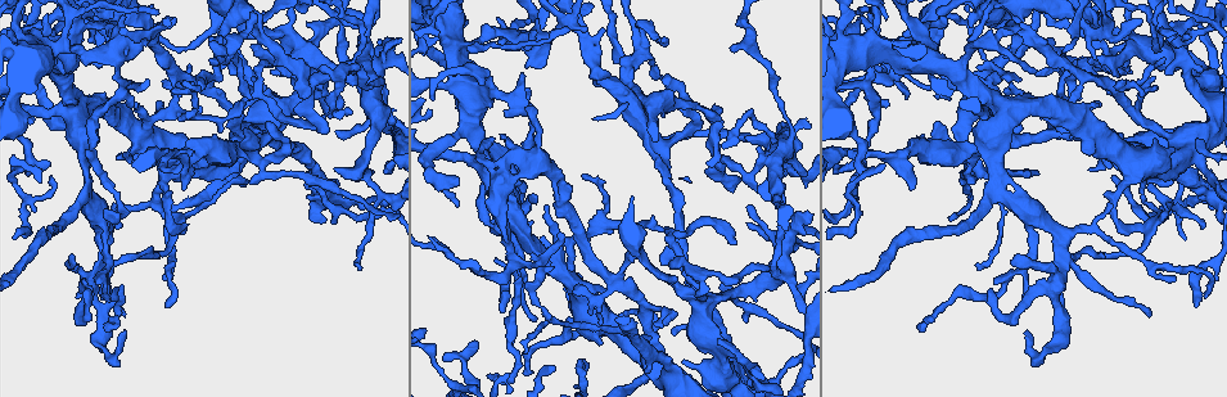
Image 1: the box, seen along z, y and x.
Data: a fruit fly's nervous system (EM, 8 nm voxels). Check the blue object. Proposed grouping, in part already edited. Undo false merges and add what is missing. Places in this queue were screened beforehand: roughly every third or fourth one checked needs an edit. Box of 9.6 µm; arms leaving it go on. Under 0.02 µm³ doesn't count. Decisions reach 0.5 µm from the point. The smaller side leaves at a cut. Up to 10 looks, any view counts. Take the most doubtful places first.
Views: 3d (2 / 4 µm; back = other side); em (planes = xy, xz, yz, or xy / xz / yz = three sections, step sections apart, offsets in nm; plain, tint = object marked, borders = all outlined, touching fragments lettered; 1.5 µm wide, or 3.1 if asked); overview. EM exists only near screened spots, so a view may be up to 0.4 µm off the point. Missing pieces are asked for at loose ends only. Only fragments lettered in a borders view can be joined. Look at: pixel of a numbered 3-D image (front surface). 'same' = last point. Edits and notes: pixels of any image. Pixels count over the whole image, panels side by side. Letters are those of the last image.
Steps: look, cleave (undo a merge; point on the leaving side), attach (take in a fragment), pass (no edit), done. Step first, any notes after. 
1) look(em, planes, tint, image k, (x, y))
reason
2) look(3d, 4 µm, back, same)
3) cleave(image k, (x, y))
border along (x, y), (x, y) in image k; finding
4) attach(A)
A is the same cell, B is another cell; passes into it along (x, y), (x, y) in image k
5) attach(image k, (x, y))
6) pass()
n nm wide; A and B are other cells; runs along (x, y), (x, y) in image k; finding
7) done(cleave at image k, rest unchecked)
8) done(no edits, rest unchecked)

look(em, xz, step 4, tint, image 1, (991, 65))
four or more arms meet

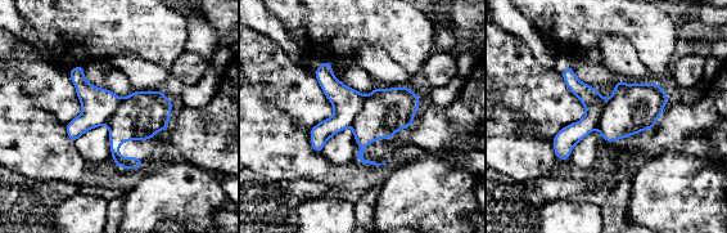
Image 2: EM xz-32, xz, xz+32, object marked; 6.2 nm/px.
look(em, planes, borders, same)
cut it another way

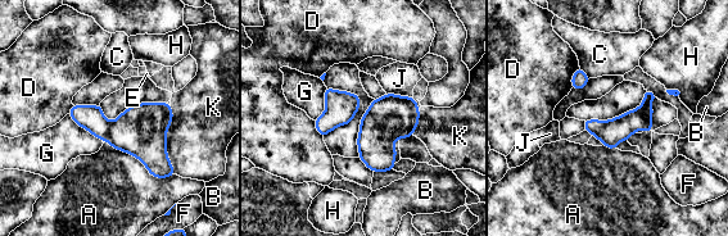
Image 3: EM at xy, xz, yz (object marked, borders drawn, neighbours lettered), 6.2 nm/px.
cleave(image 3, (90, 117))
A, B, C, D, E, F, G, H, J and K are other cells; border along (112, 122), (105, 140) in image 3; a second neuron is stuck on

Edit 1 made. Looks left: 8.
look(3d, 4 µm, image 1, (977, 265))
an open end

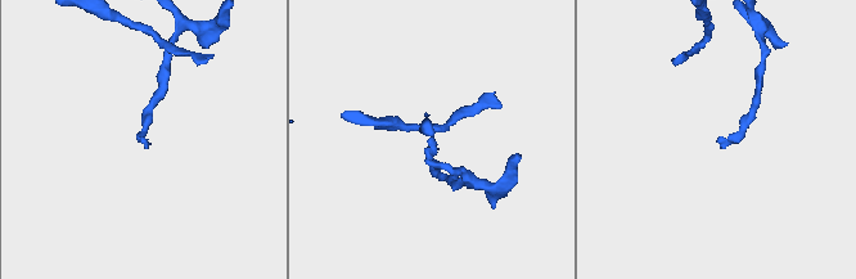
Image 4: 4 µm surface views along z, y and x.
look(em, planes, borders, image 4, (432, 137))
now the EM

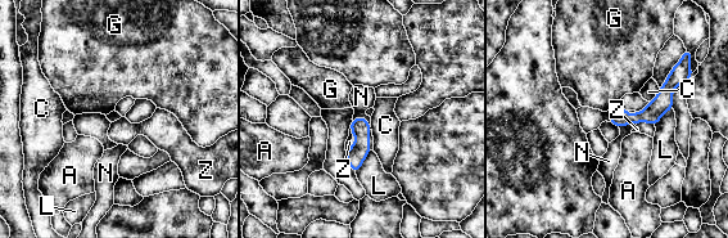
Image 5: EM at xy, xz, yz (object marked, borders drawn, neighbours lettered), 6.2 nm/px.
pass()
120 nm wide; A, C, G, L, N and Z are other cells; border along (352, 118), (365, 117), (370, 126) in image 5; no lettered fragment goes on from it

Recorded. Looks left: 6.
look(em, planes, plain, image 1, (731, 47))
branch stops here

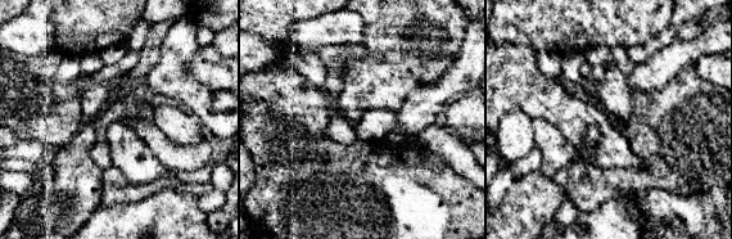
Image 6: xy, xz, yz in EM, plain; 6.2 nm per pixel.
look(em, planes, borders, same)
what lies round it

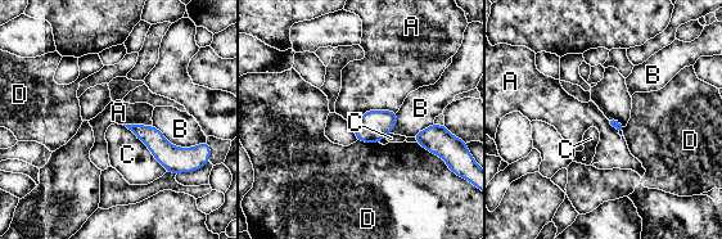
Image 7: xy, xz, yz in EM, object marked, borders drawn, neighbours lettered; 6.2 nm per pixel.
pass()
A, B, C and D are other cells; border along (396, 111), (366, 111), (353, 125) in image 7; no lettered fragment goes on from it

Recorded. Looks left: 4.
look(3d, 2 µm, back, image 1, (105, 351))
thick turns thin

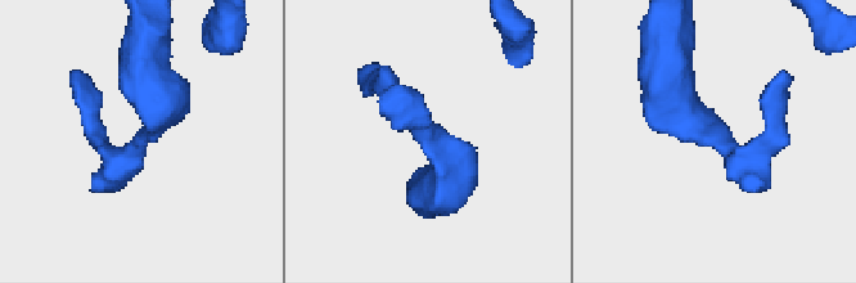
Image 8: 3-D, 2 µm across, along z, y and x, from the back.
look(em, planes, borders, image 8, (431, 143))

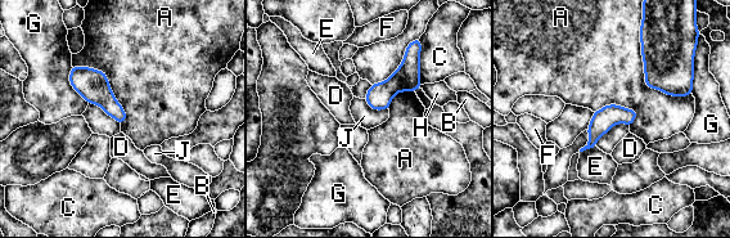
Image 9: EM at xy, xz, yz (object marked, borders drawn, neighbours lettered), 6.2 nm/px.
pass()
A, B, C, D, E, F, G, H and J are other cells; border along (629, 125), (614, 124), (595, 146) in image 9; all the same neuron

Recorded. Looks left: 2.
done(cleave at image 3, rest unchecked)

